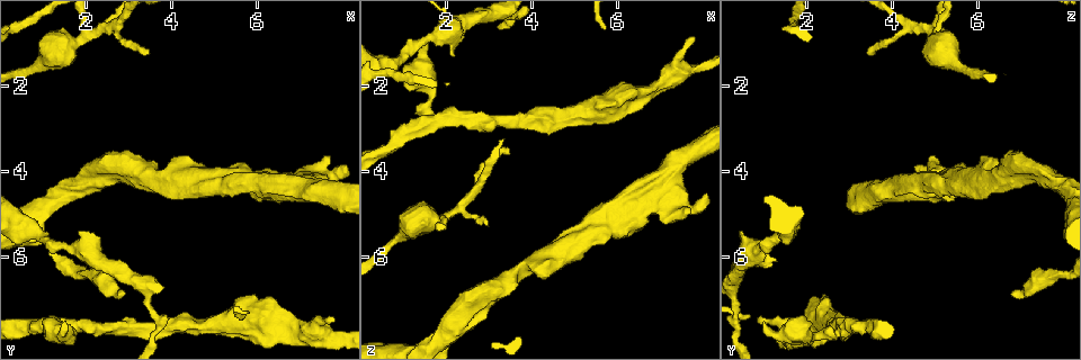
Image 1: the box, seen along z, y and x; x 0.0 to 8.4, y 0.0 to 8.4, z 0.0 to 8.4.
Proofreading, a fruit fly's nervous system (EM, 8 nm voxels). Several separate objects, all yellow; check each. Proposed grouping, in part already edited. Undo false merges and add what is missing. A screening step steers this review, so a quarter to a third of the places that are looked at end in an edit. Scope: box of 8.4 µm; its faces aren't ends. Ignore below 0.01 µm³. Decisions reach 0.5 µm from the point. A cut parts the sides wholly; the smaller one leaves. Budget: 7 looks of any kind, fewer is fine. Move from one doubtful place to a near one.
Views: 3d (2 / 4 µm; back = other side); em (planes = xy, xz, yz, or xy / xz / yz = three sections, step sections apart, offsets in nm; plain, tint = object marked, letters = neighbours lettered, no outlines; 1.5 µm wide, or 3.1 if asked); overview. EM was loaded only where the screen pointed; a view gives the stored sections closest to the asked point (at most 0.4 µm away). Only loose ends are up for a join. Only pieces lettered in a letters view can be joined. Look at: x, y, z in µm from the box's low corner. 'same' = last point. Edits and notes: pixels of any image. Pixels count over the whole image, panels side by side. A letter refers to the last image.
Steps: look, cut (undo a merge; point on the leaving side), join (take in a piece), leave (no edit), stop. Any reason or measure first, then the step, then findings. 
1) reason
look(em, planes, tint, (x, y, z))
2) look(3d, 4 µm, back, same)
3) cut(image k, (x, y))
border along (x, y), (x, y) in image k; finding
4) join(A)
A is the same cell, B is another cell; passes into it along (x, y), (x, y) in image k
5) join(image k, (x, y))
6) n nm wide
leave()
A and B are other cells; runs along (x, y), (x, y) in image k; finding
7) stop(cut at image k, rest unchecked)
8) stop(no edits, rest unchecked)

look(3d, 2 µm, (7.80, 7.45, 0.85))

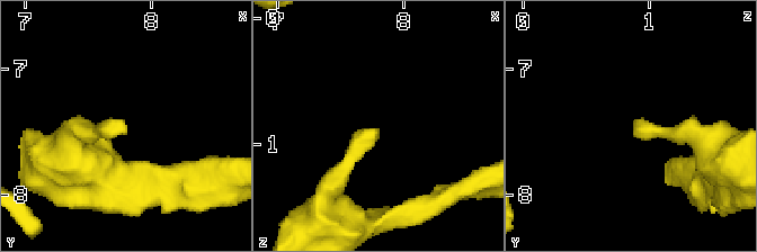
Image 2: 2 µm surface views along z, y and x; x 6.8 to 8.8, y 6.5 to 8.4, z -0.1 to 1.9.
need the tissue
look(em, planes, letters, (7.80, 7.40, 0.88))

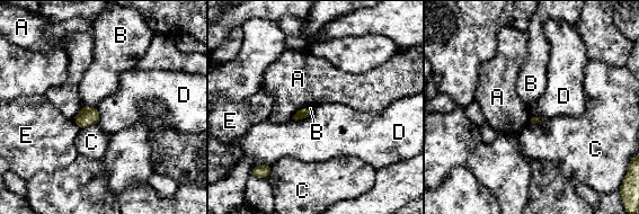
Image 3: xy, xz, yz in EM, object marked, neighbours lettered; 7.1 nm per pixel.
leave()
A, B, C, D and E are other cells; border along (313, 110), (309, 116), (292, 119) in image 3; no lettered piece goes on from it

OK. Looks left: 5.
an open end
look(3d, 4 µm, (2.85, 6.90, 6.85))

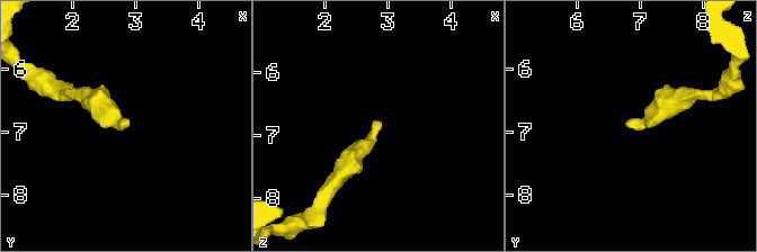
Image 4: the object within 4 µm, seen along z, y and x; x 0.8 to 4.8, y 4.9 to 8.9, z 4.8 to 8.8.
shape alone is not enough
look(em, xy, step 4, tint, (2.90, 6.90, 6.80))

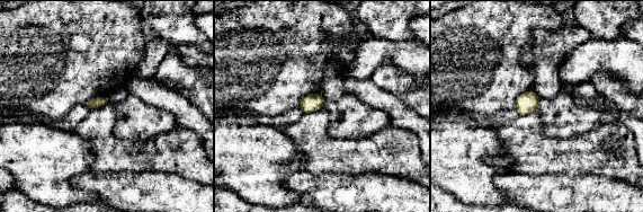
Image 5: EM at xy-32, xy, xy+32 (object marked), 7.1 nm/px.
look(em, planes, letters, same)

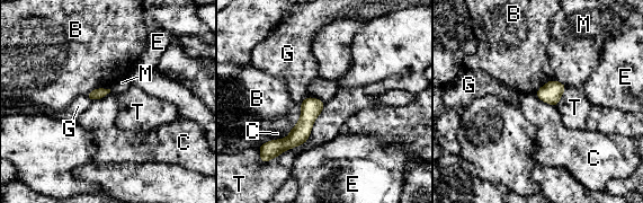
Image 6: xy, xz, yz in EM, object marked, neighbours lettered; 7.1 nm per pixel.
T touches over 550 nm
leave()
B, C, E, G, M and T are other cells; no lettered piece goes on from it

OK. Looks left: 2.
three arms meet
look(em, xz, step 8, letters, (1.60, 7.65, 2.80))

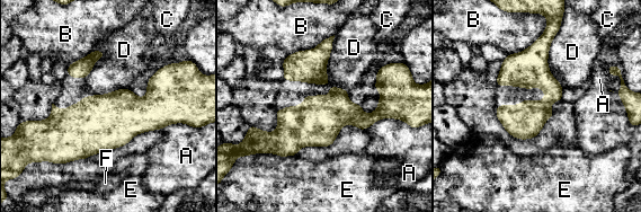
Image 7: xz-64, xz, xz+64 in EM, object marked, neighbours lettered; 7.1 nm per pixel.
D touches over 420 nm
leave()
A, B, C, D, E and F are other cells; runs along (391, 97), (373, 117), (265, 134) in image 7; one neuron here

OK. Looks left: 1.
stop(no edits, rest unchecked)

